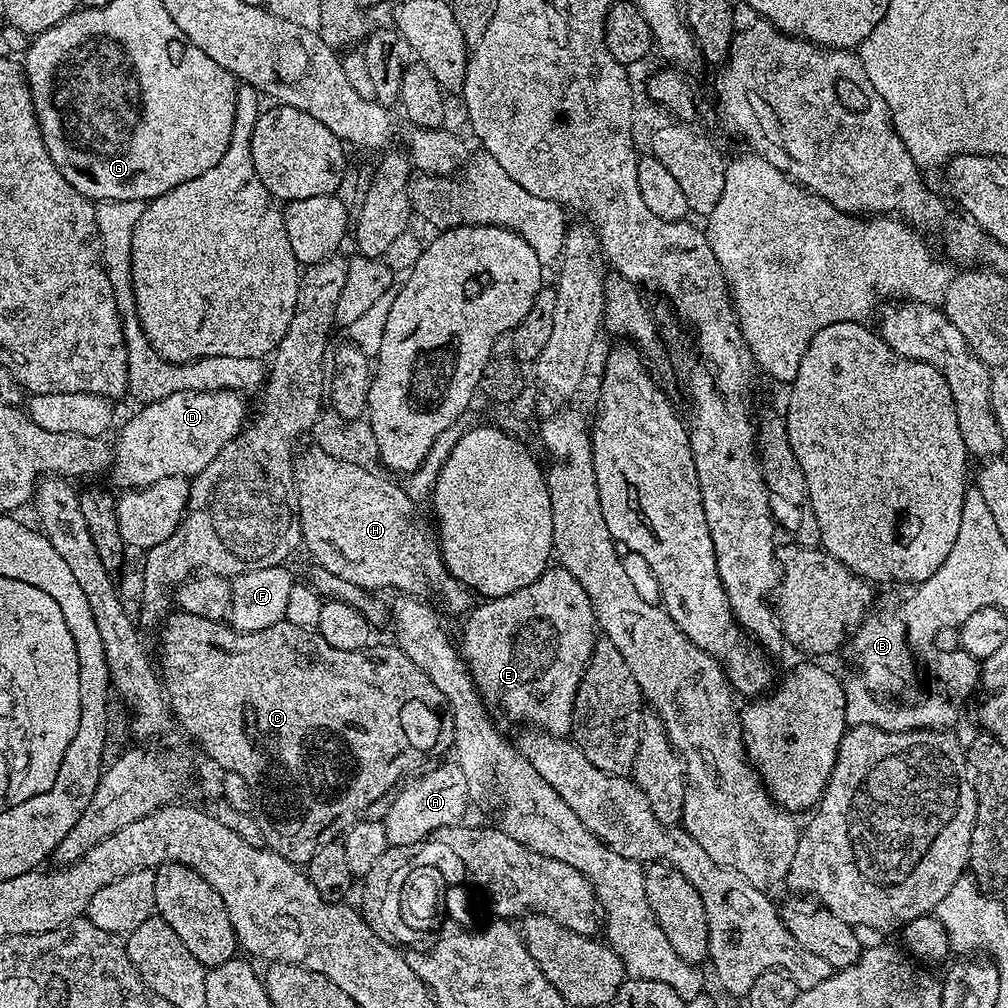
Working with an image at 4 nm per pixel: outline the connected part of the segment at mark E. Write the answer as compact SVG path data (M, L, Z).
M549 567L530 586L514 590L514 594L497 596L477 603L467 613L464 624L462 656L476 687L485 701L497 700L516 720L536 730L546 730L553 738L564 738L572 731L572 710L576 707L576 691L592 647L598 639L596 615L590 598L565 568Z

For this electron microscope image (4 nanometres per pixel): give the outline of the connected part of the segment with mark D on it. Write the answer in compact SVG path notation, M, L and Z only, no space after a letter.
M183 392L172 394L170 398L162 398L156 404L145 404L124 424L120 437L114 440L114 459L110 469L110 477L117 484L117 489L131 490L145 488L154 482L162 482L162 478L187 476L195 478L245 427L245 397L238 392Z

